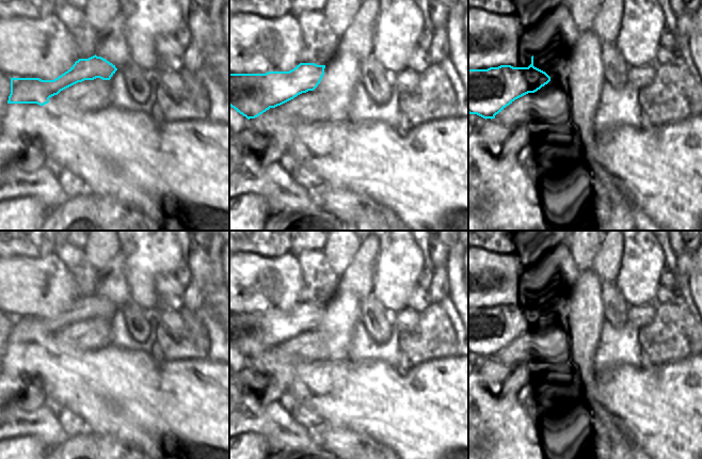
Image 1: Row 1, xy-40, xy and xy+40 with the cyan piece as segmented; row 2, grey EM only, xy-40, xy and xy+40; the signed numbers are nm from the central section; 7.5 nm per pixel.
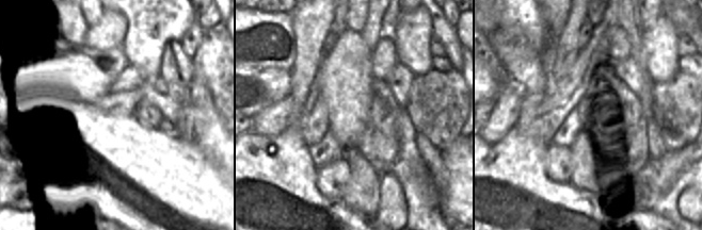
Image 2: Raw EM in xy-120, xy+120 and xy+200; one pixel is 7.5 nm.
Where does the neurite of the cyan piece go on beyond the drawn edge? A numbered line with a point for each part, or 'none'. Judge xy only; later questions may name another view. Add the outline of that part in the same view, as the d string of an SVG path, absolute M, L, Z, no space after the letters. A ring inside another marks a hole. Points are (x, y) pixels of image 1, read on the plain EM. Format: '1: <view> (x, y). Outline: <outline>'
none

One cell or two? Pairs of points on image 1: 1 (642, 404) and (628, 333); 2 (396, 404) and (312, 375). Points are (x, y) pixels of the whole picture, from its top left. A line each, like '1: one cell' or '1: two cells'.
1: two cells
2: one cell

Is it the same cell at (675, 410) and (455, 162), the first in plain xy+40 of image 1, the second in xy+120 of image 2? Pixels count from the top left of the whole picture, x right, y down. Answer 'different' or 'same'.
same

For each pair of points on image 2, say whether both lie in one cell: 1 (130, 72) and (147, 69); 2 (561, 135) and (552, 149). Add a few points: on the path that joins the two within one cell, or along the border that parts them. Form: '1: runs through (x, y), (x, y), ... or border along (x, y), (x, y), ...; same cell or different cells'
1: border along (129, 64), (133, 65), (144, 79); different cells
2: border along (552, 143), (570, 148); different cells

